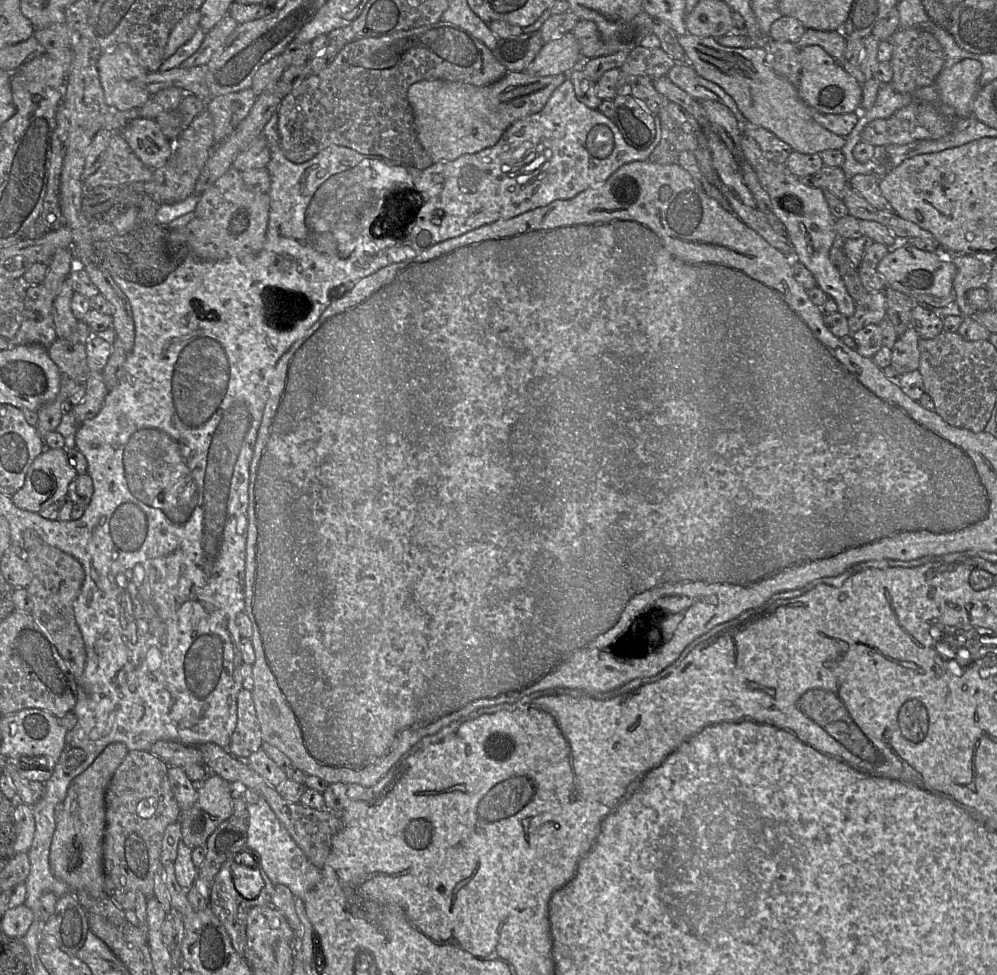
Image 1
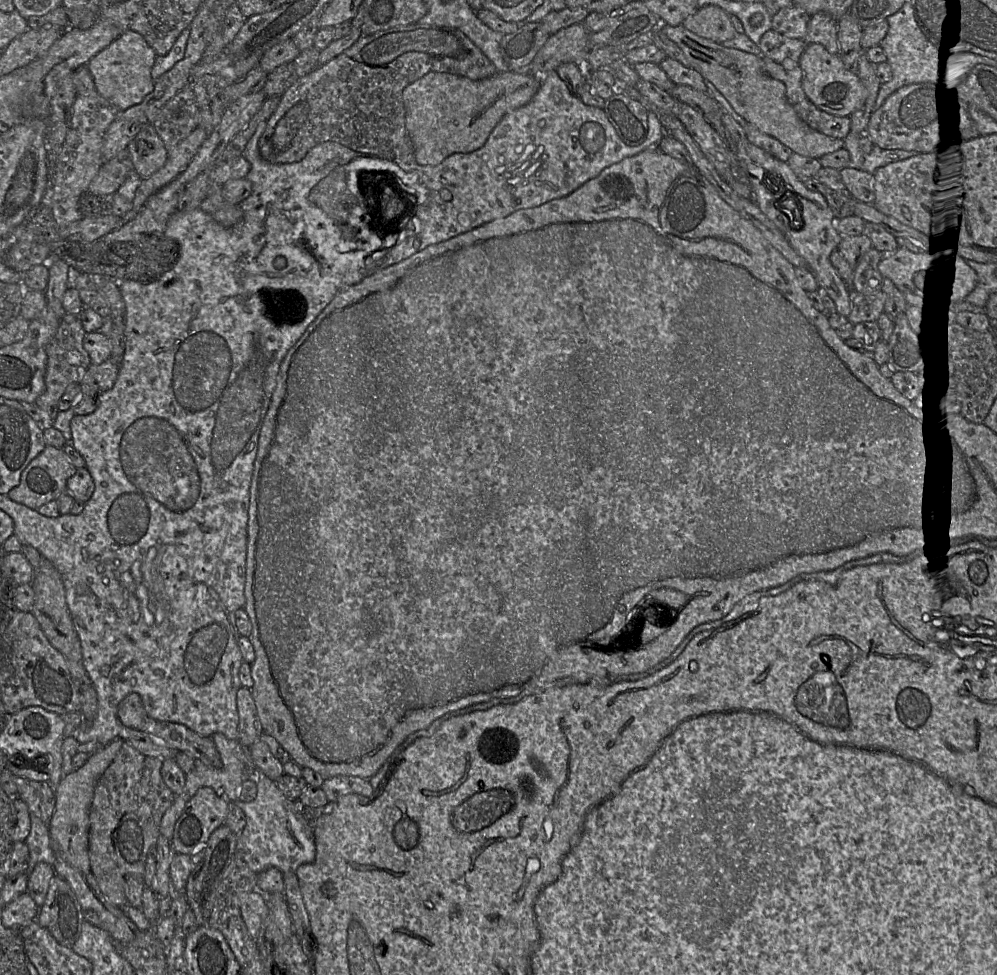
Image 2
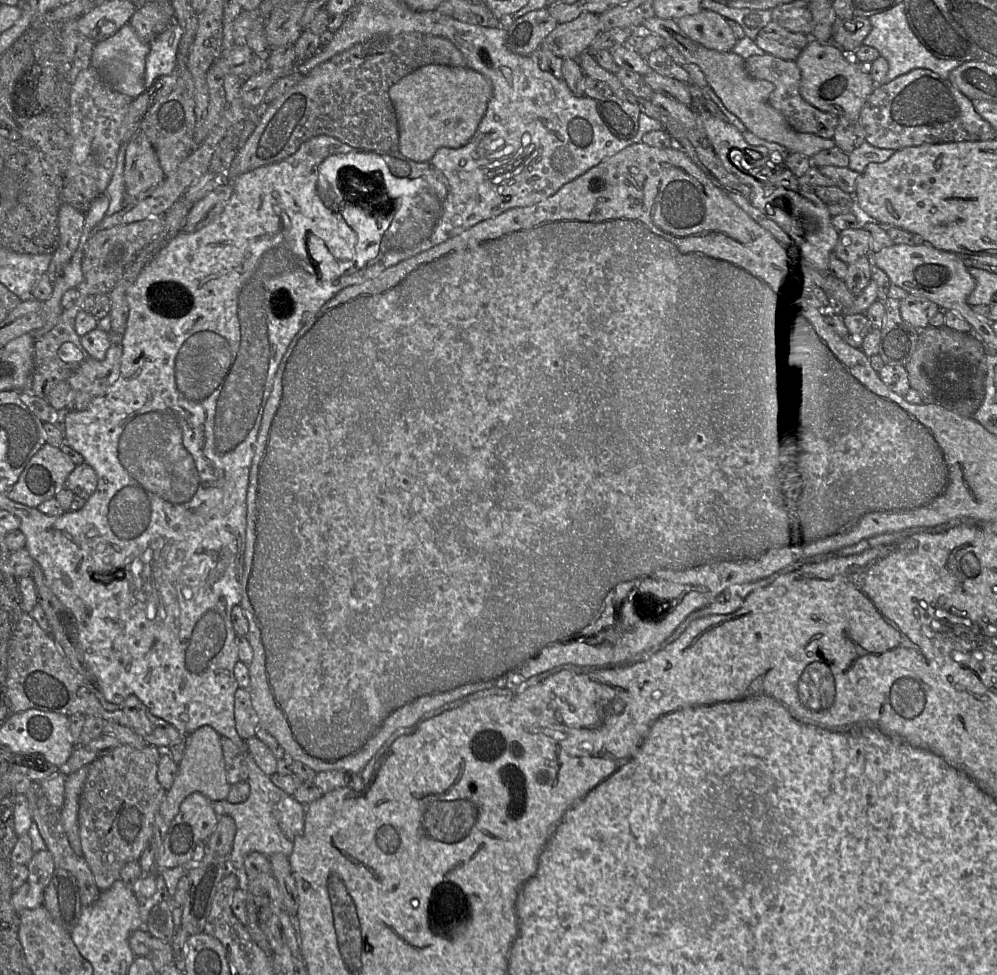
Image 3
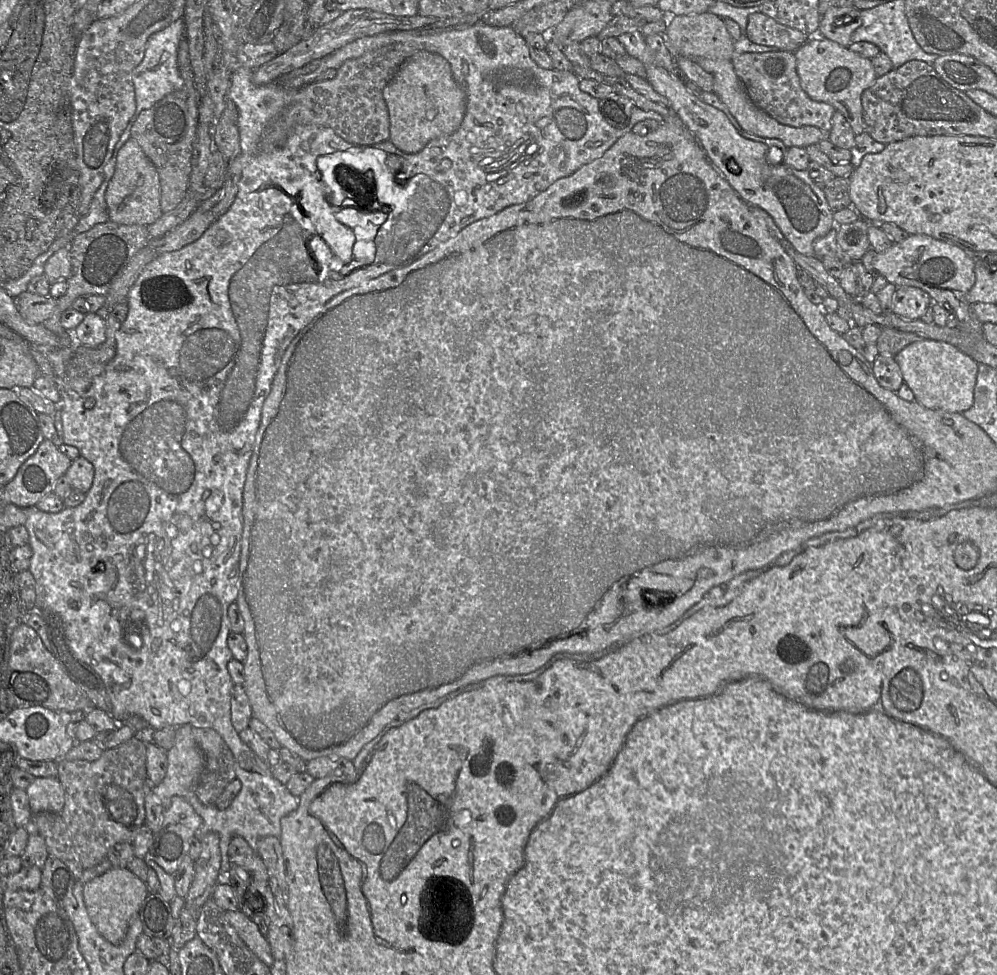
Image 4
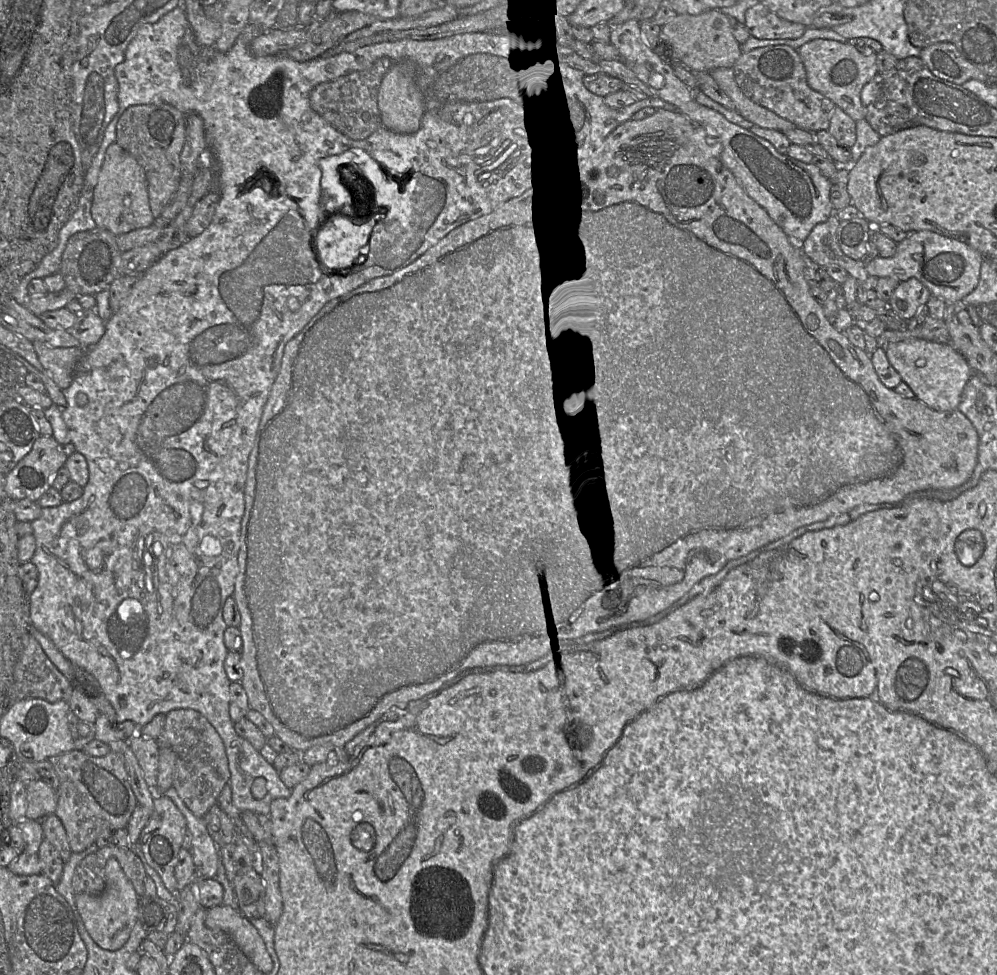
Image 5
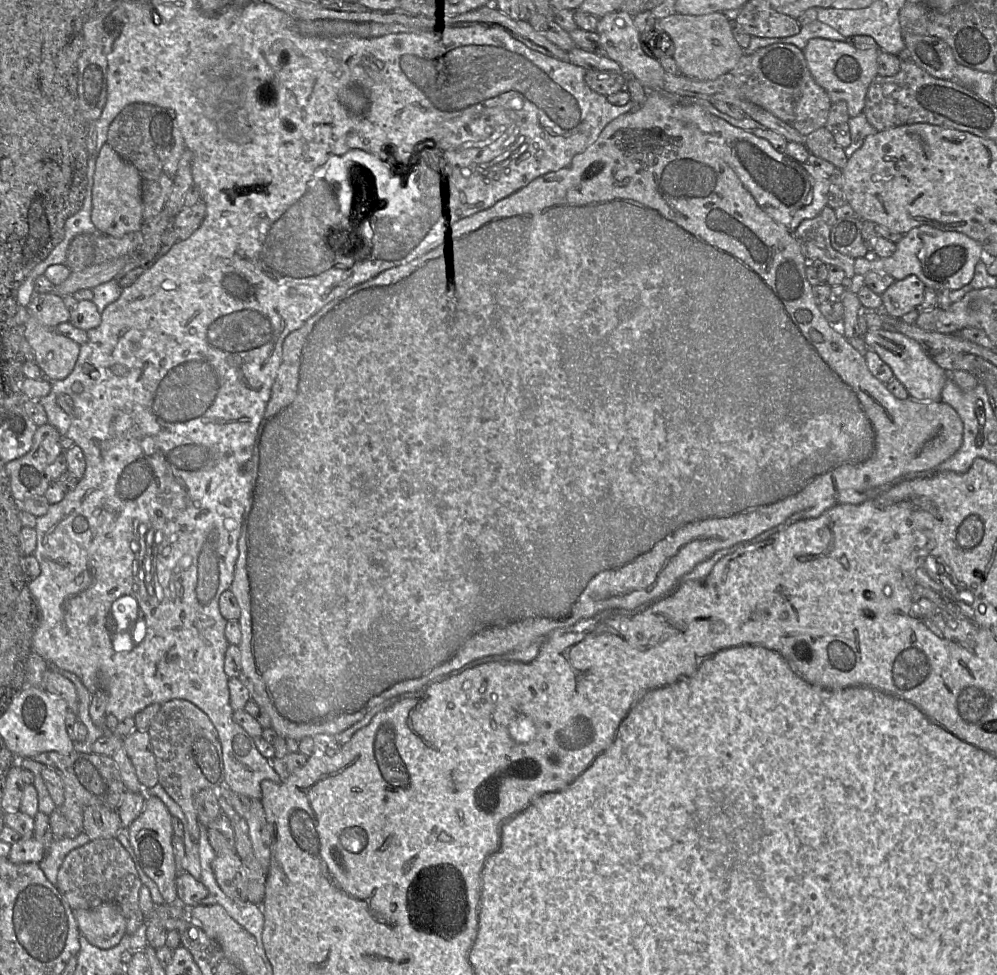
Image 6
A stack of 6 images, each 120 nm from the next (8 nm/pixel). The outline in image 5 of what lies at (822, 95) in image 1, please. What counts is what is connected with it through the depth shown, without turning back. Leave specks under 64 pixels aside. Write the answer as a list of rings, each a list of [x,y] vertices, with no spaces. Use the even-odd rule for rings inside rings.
[[[813,39],[798,49],[805,68],[807,83],[813,90],[830,99],[855,122],[865,118],[861,102],[861,90],[878,73],[876,52],[860,50],[850,42],[841,43],[829,39]]]

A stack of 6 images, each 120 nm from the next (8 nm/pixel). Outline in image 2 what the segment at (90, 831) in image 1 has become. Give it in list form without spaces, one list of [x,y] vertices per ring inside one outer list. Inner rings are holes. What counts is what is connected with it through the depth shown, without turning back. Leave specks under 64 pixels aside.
[[[118,738],[107,744],[89,758],[81,768],[64,776],[55,789],[55,810],[49,823],[52,850],[57,857],[83,873],[91,873],[89,859],[89,813],[95,787],[100,777],[115,759],[123,743],[124,741]]]

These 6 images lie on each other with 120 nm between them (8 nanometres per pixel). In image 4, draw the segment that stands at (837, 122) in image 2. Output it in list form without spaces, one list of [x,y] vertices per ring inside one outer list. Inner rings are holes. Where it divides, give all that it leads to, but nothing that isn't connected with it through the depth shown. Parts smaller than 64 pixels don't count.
[[[782,50],[760,53],[746,52],[735,55],[732,63],[749,98],[772,118],[784,125],[815,126],[829,133],[835,108],[831,104],[811,99],[802,89],[796,69],[795,52]]]

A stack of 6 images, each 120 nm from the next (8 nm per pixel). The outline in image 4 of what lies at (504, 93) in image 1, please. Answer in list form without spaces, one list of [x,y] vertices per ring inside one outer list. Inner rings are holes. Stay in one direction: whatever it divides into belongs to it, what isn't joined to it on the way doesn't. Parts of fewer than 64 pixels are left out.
[[[418,50],[407,58],[383,90],[389,121],[389,140],[402,152],[414,154],[431,140],[453,134],[466,110],[466,93],[455,81],[450,64],[437,53]]]

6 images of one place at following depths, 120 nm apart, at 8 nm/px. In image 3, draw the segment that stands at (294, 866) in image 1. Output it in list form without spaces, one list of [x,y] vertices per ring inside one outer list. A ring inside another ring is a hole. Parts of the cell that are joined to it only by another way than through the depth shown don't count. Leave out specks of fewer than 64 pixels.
[[[247,752],[246,761],[249,769],[247,782],[250,785],[248,799],[237,804],[226,800],[212,801],[214,811],[219,817],[228,815],[236,823],[237,831],[229,860],[232,863],[232,870],[237,873],[243,872],[244,859],[251,852],[260,852],[267,857],[282,853],[289,857],[293,851],[295,838],[304,830],[306,813],[306,806],[278,788],[259,768],[249,752]]]

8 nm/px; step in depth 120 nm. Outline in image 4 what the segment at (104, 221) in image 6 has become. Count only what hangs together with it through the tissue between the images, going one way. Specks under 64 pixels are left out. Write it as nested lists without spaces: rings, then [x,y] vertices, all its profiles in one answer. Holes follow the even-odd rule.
[[[130,138],[117,153],[115,172],[106,189],[109,221],[122,225],[154,224],[164,214],[161,210],[160,195],[160,178],[156,167],[138,142]]]

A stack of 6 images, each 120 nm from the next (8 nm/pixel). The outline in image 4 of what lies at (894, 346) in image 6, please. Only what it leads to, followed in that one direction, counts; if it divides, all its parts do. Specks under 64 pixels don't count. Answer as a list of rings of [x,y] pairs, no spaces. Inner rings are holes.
[[[923,339],[904,347],[894,359],[901,369],[904,382],[913,391],[915,400],[923,406],[962,413],[973,405],[979,363],[954,345],[940,340]]]

